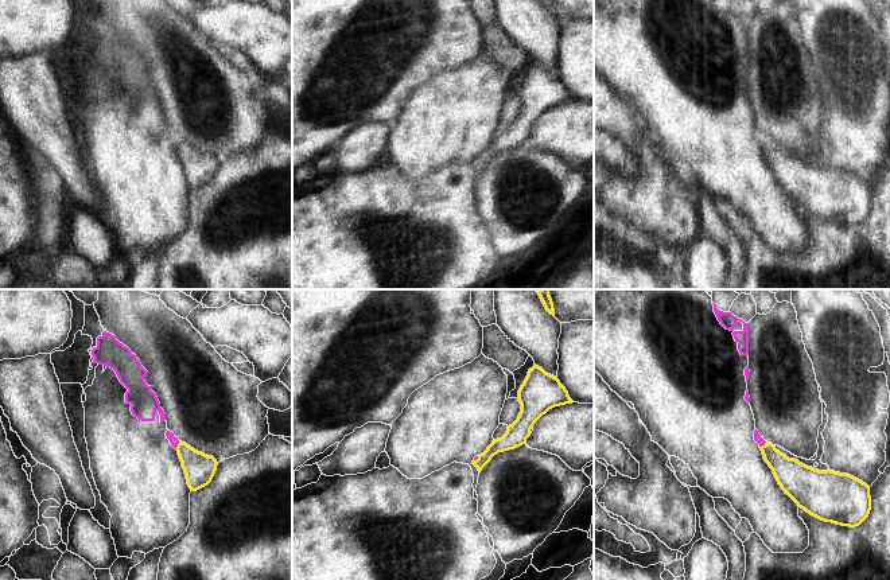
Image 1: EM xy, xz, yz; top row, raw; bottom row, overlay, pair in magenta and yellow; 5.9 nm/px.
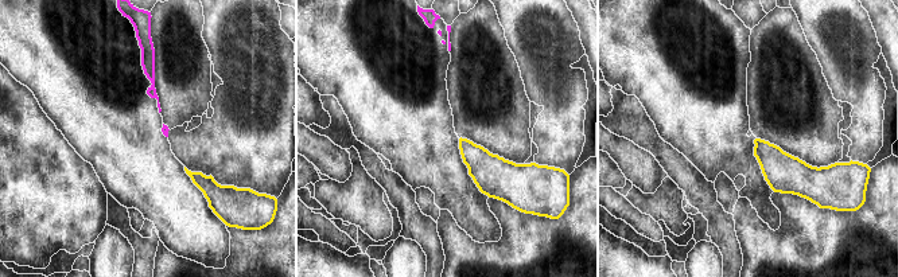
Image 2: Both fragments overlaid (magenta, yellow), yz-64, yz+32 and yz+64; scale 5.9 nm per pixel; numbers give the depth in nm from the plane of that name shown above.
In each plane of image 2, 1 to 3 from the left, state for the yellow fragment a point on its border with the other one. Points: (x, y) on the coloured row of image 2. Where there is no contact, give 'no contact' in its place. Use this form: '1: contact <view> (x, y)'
1: no contact
2: no contact
3: no contact

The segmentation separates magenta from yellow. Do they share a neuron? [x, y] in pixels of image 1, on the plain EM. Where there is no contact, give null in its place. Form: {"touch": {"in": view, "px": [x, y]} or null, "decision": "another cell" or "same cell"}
{"touch": {"in": "xy", "px": [177, 144]}, "decision": "another cell"}

